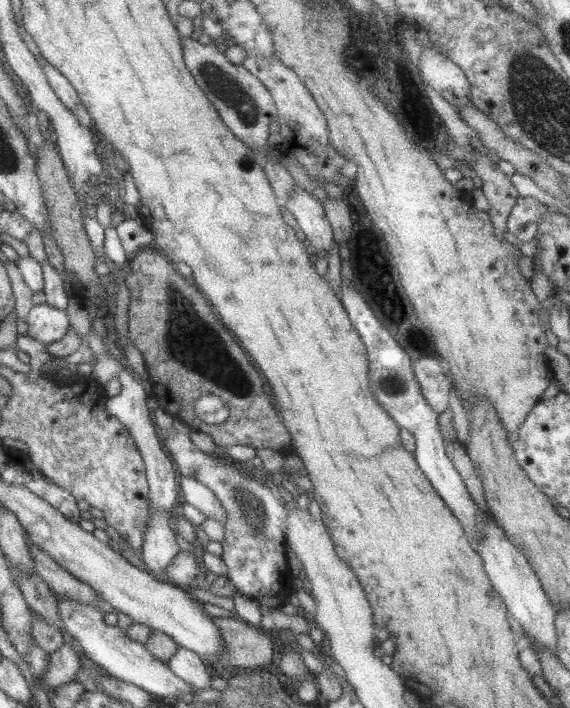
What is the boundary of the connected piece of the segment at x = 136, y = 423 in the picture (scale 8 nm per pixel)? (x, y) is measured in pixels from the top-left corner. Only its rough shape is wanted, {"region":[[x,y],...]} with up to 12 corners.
{"region":[[126,368],[106,411],[143,456],[153,511],[174,514],[180,475],[150,418],[141,379]]}

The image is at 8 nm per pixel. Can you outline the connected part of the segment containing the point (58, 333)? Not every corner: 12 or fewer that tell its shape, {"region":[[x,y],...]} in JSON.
{"region":[[47,303],[33,306],[27,336],[46,346],[71,328],[67,312]]}

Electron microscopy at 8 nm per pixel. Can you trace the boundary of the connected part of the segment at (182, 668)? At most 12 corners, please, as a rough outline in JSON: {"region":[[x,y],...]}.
{"region":[[180,646],[167,665],[199,689],[213,676],[197,652]]}

